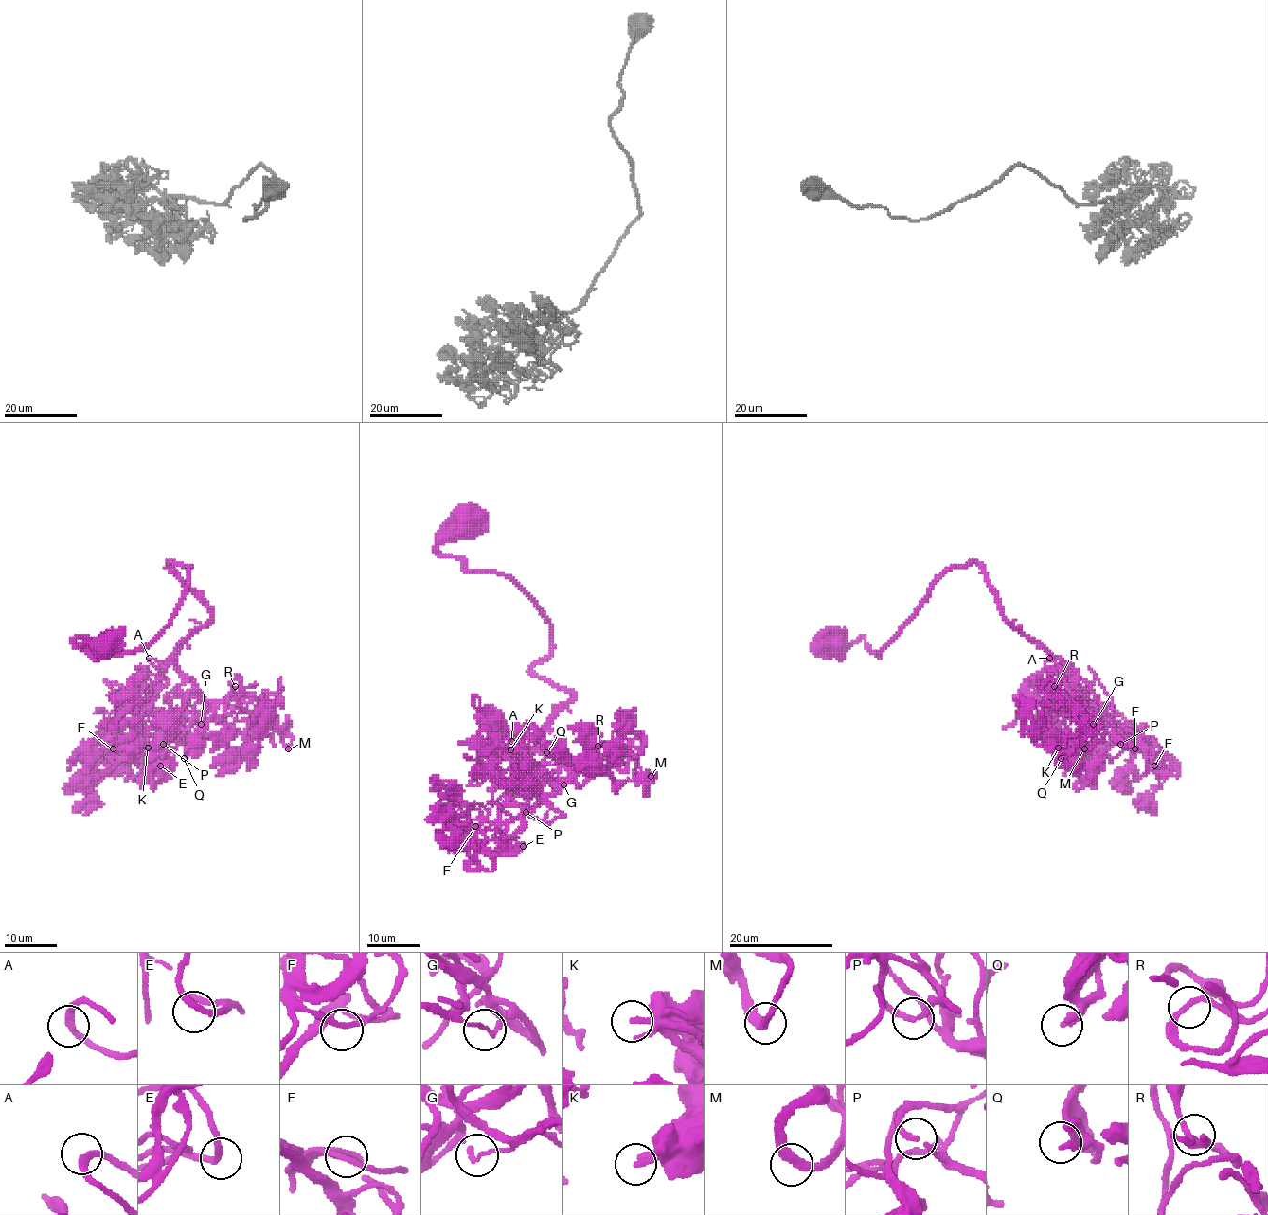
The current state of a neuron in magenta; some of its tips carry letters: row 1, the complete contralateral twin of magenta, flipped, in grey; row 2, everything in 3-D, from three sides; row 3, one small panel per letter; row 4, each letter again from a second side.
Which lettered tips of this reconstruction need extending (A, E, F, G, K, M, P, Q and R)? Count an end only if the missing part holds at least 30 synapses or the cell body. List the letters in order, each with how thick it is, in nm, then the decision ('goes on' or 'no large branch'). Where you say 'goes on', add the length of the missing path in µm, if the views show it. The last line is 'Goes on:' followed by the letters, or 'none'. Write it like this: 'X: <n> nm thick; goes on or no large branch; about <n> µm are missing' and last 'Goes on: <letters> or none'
A: 220 nm thick; no large branch
E: 200 nm thick; no large branch
F: 170 nm thick; no large branch
G: 130 nm thick; no large branch
K: 190 nm thick; no large branch
M: 240 nm thick; no large branch
P: 200 nm thick; no large branch
Q: 200 nm thick; no large branch
R: 180 nm thick; no large branch
Goes on: none

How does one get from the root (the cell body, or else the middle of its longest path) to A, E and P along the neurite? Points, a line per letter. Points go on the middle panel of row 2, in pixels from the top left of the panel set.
A: (467, 518), (438, 551), (508, 575), (538, 606), (550, 652), (531, 671), (573, 694), (527, 762), (511, 741)
E: (467, 518), (438, 551), (538, 606), (550, 652), (531, 671), (573, 694), (500, 814), (502, 849), (523, 846)
P: (467, 518), (438, 551), (538, 606), (550, 652), (531, 671), (573, 694), (539, 742), (567, 779), (526, 812)

